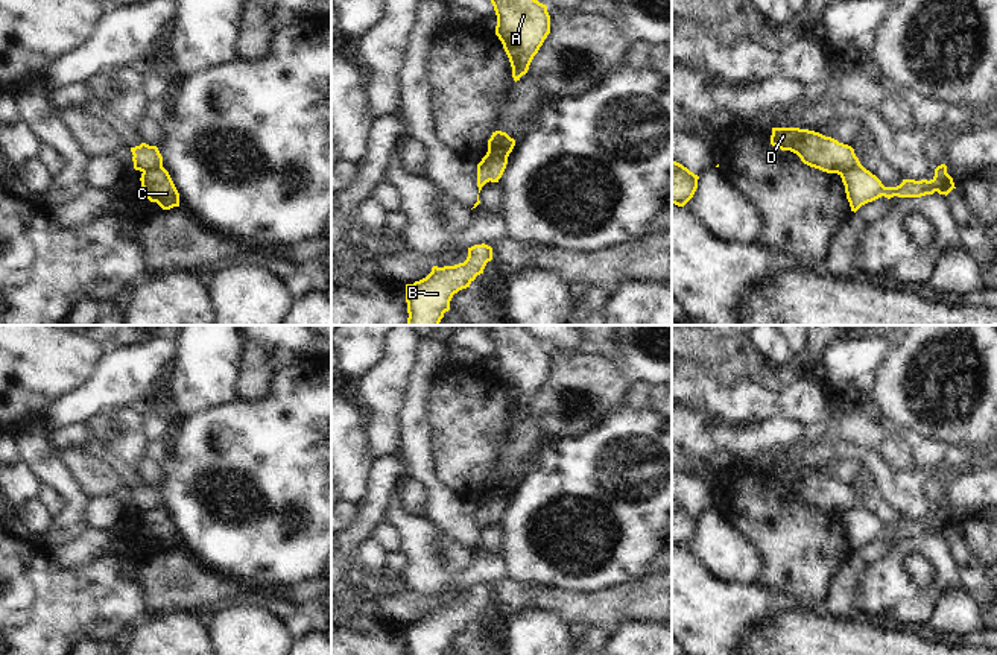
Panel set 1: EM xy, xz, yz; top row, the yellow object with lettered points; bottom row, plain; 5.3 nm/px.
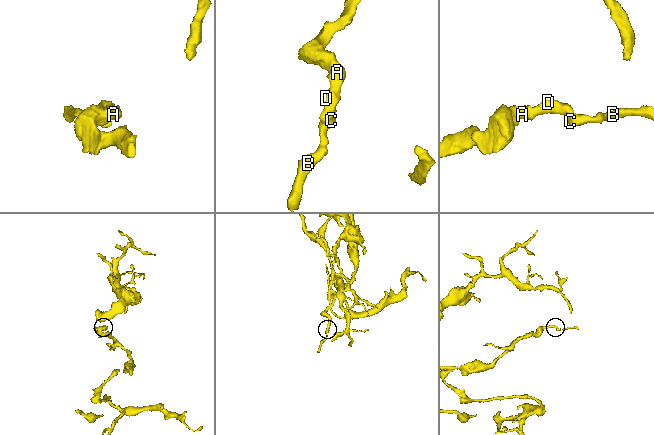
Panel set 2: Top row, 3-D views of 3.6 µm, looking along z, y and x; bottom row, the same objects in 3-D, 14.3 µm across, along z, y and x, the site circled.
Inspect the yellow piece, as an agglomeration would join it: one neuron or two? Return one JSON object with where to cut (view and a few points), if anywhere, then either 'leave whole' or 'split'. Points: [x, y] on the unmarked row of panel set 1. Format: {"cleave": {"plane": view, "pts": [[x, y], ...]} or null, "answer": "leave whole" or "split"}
{"cleave": {"plane": "xz", "pts": [[506, 497], [479, 505]]}, "answer": "split"}

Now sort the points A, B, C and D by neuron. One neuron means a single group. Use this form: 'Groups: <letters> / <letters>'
Groups: A D / B C

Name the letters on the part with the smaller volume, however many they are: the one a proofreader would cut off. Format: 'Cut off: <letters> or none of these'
Cut off: B, C

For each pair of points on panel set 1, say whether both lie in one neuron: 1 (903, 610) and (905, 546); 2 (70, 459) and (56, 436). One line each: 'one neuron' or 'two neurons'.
1: one neuron
2: two neurons

